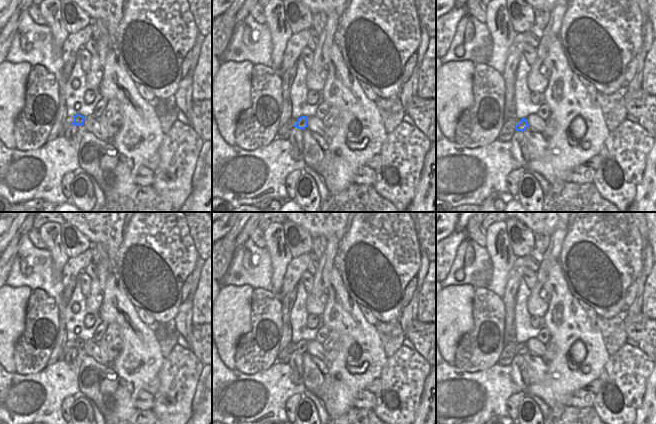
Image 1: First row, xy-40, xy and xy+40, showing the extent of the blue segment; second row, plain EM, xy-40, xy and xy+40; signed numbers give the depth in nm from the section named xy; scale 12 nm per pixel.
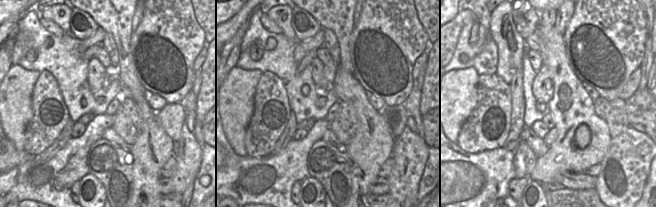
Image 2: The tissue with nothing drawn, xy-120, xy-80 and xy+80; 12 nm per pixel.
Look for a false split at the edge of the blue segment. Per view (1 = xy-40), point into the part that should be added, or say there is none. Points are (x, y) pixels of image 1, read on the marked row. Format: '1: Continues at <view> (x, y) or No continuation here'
1: No continuation here

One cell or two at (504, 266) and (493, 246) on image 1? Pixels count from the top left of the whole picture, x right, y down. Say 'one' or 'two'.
one

